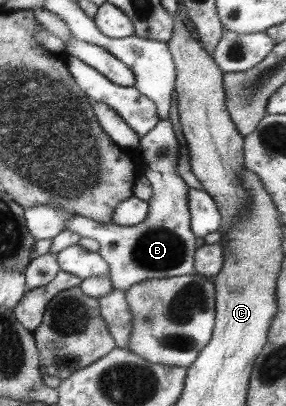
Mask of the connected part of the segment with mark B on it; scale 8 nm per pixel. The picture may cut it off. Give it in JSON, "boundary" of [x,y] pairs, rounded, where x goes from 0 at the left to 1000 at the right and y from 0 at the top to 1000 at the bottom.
{"boundary":[[[584,291],[573,296],[556,293],[556,298],[517,323],[517,330],[510,330],[510,335],[497,335],[486,340],[486,357],[490,367],[483,372],[497,382],[497,399],[500,399],[500,414],[493,429],[503,436],[510,436],[510,441],[524,451],[531,470],[531,483],[514,498],[510,537],[503,537],[503,542],[486,554],[413,557],[409,552],[399,552],[392,547],[371,552],[357,547],[336,547],[308,537],[294,537],[287,532],[259,530],[259,534],[231,539],[220,557],[224,567],[241,567],[245,571],[255,571],[276,586],[322,586],[322,591],[336,591],[336,596],[343,596],[346,613],[339,616],[339,623],[364,638],[364,645],[378,653],[378,687],[385,690],[385,697],[392,700],[395,709],[430,719],[444,709],[455,709],[455,704],[500,695],[503,690],[598,685],[598,682],[622,682],[626,677],[675,675],[678,672],[675,631],[682,616],[689,613],[682,599],[689,586],[671,576],[671,569],[664,567],[661,559],[664,527],[657,522],[657,498],[650,498],[650,485],[657,485],[661,458],[650,458],[650,451],[636,448],[636,438],[629,438],[629,433],[615,429],[615,397],[622,397],[622,367],[619,367],[622,350],[615,350],[615,335],[608,335],[608,318],[601,303]]]}

